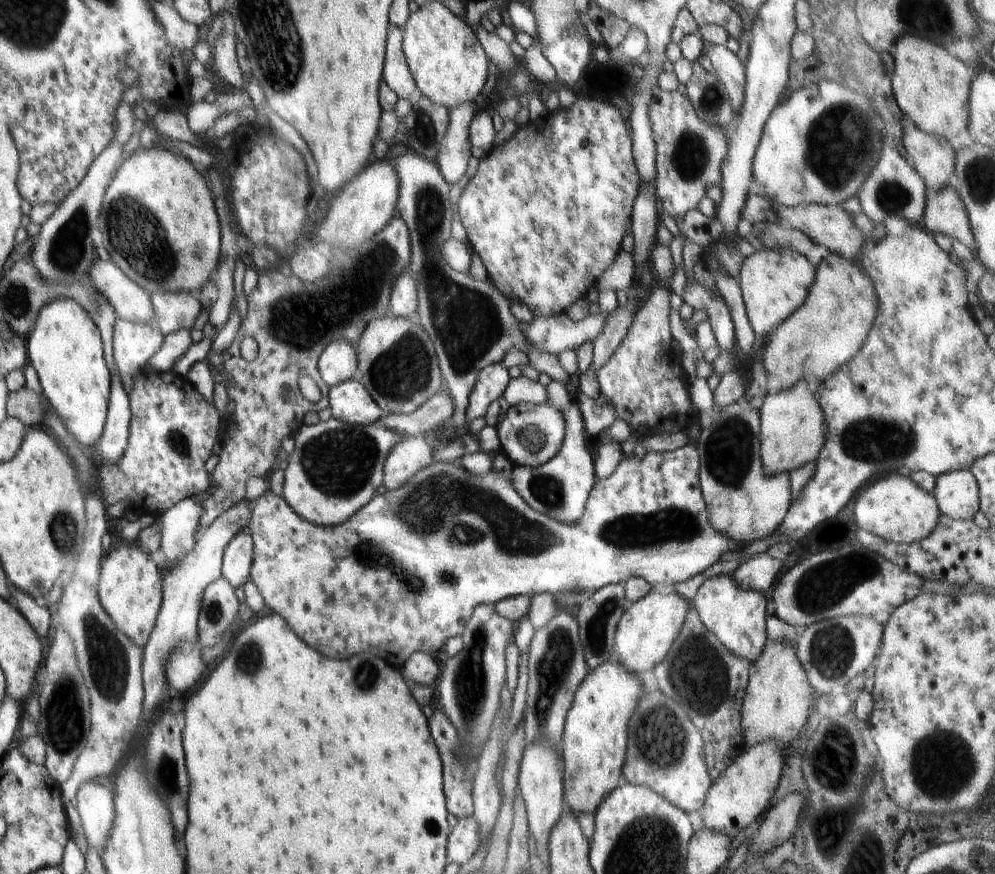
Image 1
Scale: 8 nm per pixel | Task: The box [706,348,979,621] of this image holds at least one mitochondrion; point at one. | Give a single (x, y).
(819, 588)

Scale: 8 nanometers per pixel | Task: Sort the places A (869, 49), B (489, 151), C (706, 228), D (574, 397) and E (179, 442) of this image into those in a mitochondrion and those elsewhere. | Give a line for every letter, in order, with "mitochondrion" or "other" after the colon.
A: other
B: other
C: other
D: other
E: mitochondrion

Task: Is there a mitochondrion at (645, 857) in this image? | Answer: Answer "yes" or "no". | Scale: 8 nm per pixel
yes

